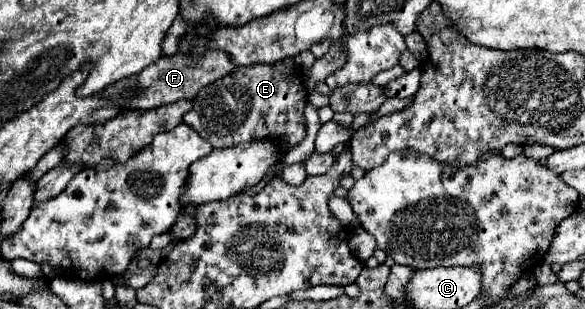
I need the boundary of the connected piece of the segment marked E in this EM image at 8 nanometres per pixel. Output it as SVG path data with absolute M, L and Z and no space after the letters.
M284 59L274 65L248 65L244 69L236 69L202 89L194 97L194 109L184 115L184 123L210 141L212 147L234 147L268 135L290 137L284 143L286 147L292 147L302 141L304 105L306 89L302 87L298 69L292 59Z

